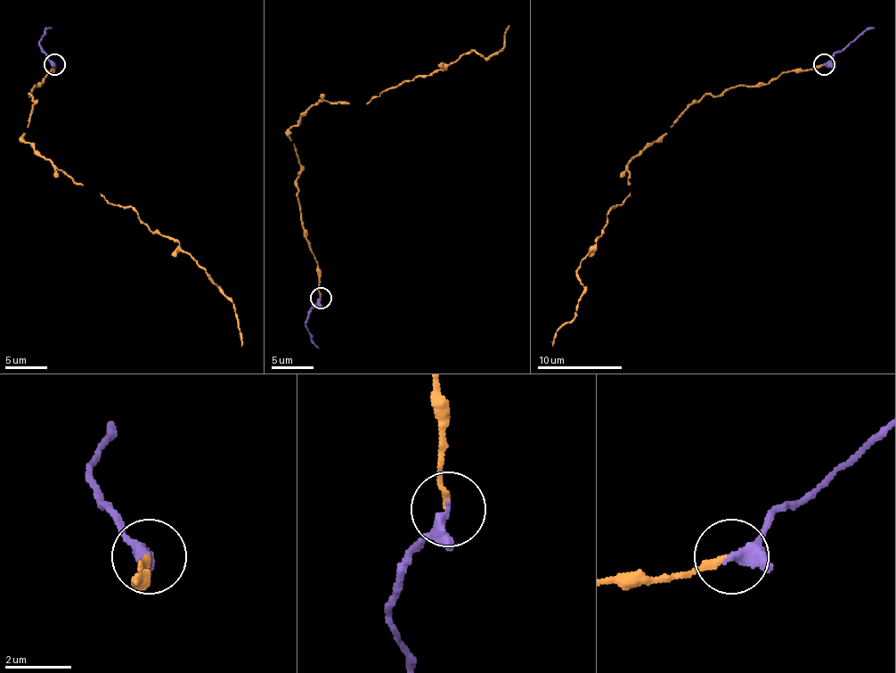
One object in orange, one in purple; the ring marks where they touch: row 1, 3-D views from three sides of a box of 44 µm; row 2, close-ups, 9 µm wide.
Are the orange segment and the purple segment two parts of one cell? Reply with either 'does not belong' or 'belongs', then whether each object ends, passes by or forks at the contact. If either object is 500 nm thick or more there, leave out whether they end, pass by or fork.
belongs | orange ends | purple passes by

